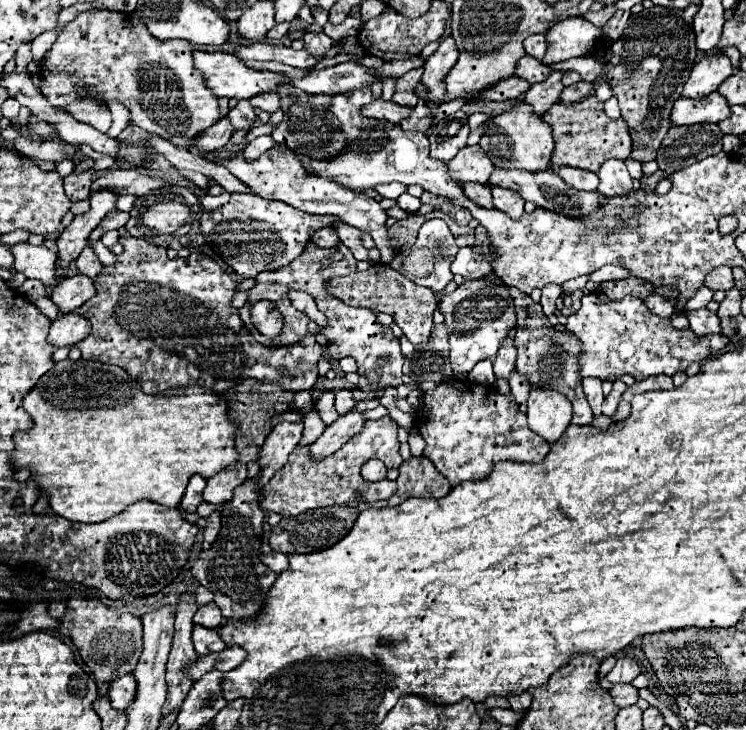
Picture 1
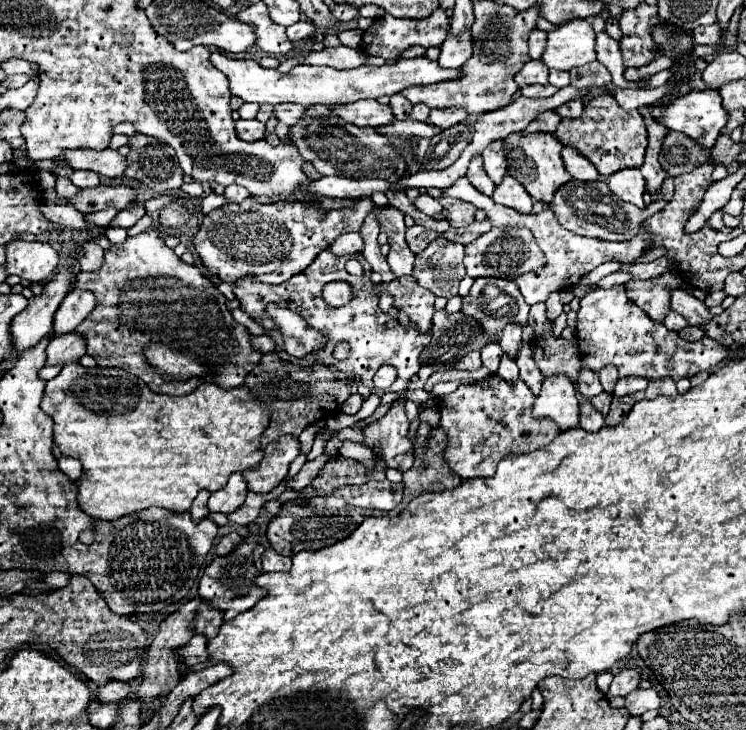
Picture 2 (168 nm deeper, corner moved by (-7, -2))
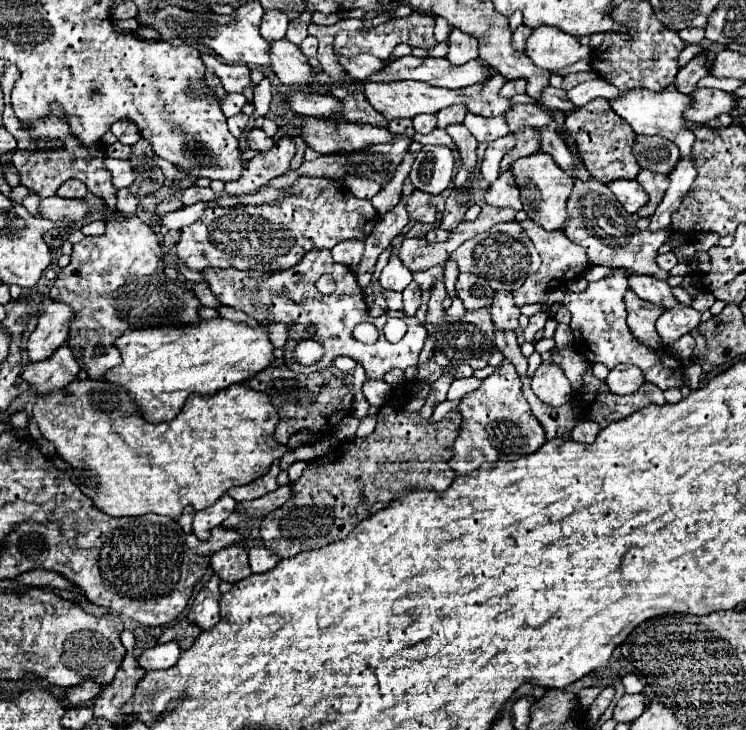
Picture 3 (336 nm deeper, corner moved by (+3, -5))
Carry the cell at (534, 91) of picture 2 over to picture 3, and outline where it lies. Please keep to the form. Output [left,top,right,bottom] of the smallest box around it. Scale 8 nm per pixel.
[542,86,574,112]

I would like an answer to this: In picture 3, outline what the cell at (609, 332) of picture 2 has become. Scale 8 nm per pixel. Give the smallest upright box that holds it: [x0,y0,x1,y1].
[562,268,684,390]

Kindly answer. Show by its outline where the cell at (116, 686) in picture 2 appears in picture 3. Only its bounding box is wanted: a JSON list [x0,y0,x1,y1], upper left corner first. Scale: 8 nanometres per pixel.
[66,680,102,706]

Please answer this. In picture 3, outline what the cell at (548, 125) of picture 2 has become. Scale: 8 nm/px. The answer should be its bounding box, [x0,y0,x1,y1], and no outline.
[500,128,540,170]

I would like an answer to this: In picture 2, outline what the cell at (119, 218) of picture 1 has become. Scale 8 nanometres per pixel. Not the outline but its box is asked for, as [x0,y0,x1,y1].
[110,205,144,229]

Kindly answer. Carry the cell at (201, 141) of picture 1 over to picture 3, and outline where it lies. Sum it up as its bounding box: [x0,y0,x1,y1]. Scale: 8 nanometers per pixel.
[250,128,274,152]

